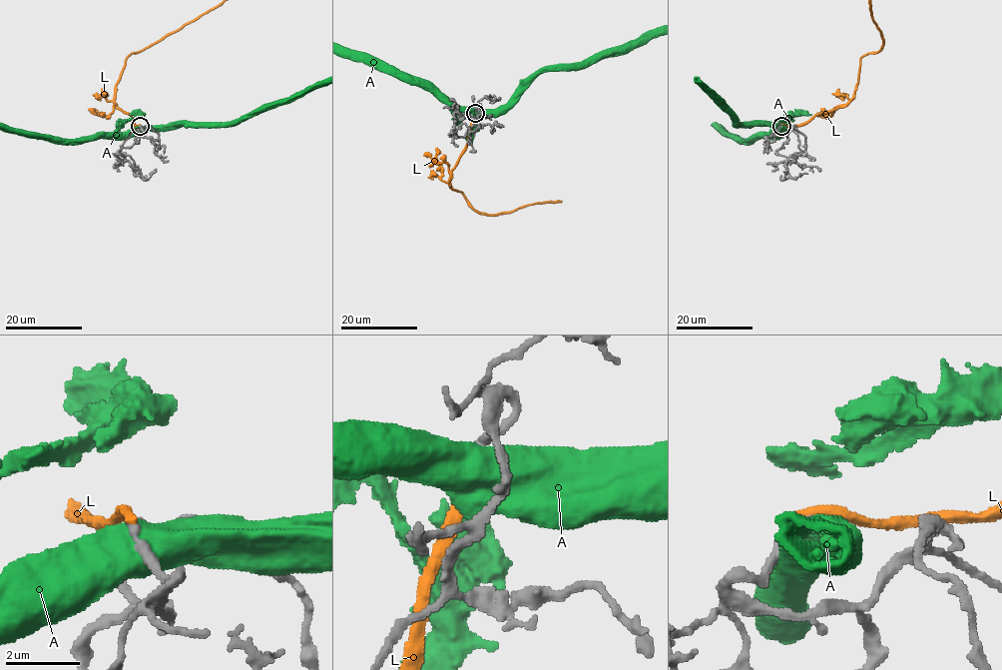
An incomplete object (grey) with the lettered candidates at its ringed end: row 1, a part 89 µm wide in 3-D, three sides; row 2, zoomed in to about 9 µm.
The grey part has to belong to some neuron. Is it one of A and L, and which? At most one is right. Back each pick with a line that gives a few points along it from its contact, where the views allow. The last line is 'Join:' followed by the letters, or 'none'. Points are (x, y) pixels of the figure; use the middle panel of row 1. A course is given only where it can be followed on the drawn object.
Join: none

